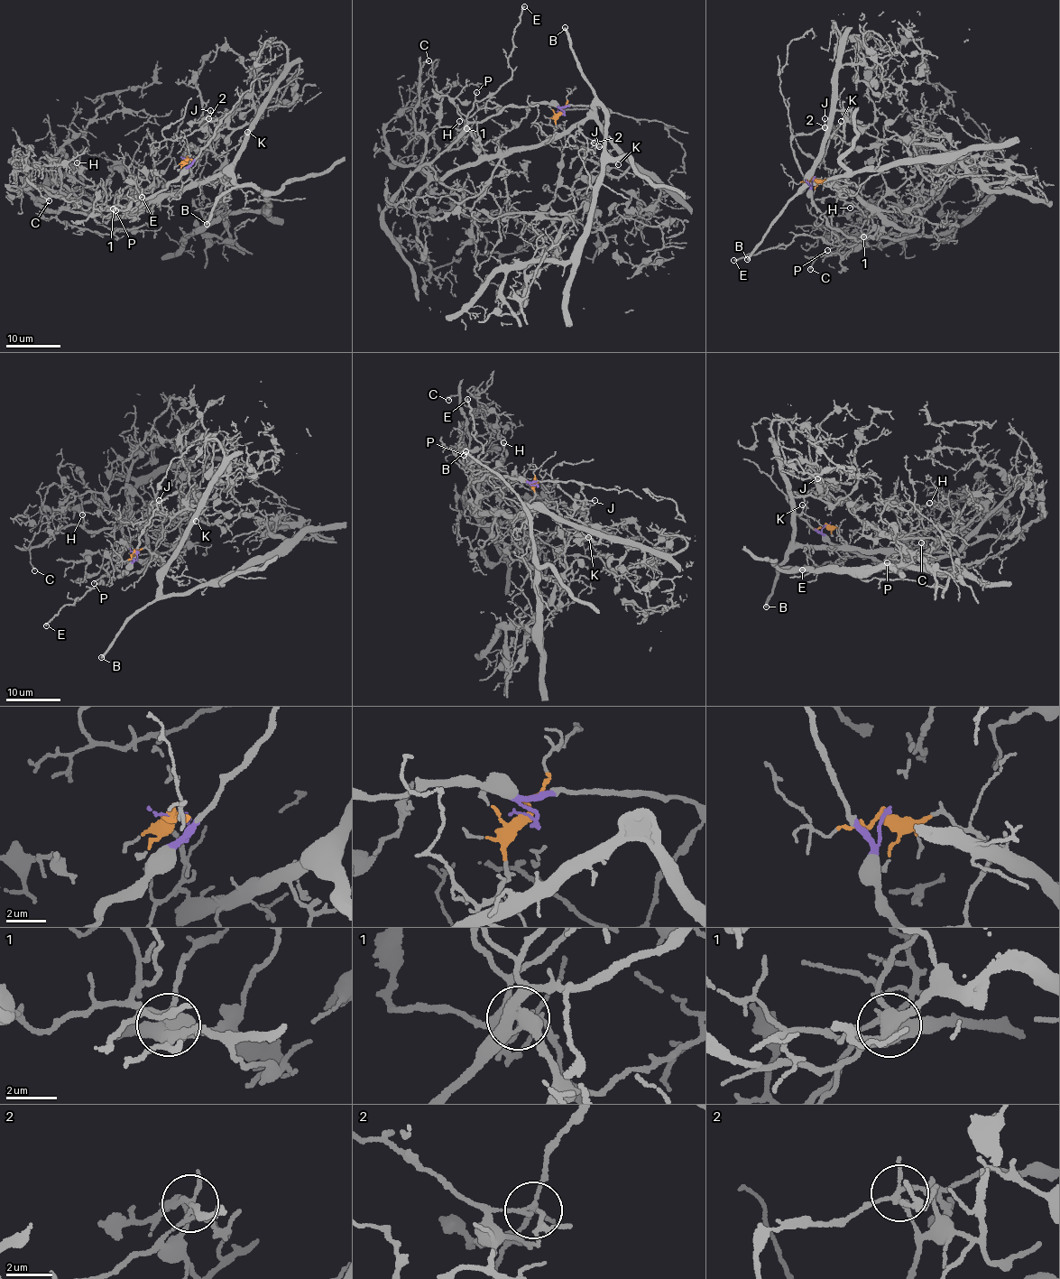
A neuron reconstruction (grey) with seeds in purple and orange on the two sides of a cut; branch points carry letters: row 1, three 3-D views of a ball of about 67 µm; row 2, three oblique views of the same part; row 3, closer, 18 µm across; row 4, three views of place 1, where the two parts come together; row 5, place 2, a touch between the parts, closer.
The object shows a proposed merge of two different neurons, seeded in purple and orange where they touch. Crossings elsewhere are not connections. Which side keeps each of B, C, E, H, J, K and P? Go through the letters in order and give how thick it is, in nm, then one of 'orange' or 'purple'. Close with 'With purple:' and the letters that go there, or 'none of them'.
B: 360 nm | orange
C: 170 nm | purple
E: 220 nm | purple
H: 120 nm | orange
J: 120 nm | orange
K: 130 nm | orange
P: 90 nm | purple
With purple: C, E, P

